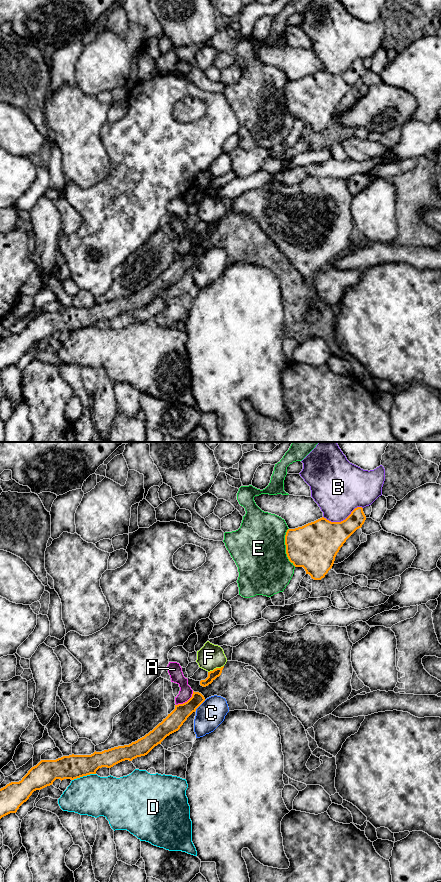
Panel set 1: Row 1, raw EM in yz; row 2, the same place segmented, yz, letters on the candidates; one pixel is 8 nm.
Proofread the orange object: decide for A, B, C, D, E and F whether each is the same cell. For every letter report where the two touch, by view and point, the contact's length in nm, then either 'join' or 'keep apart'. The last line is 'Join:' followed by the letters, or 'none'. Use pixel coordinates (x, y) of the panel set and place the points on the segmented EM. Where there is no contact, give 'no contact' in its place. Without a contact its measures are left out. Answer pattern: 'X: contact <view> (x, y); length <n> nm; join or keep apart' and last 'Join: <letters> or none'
A: contact yz (187, 701); length 180 nm; keep apart
B: contact yz (343, 520); length 340 nm; keep apart
C: contact yz (200, 704); length 120 nm; keep apart
D: contact yz (83, 775); length 200 nm; keep apart
E: contact yz (286, 547); length 320 nm; keep apart
F: contact yz (216, 668); length 140 nm; keep apart
Join: none

